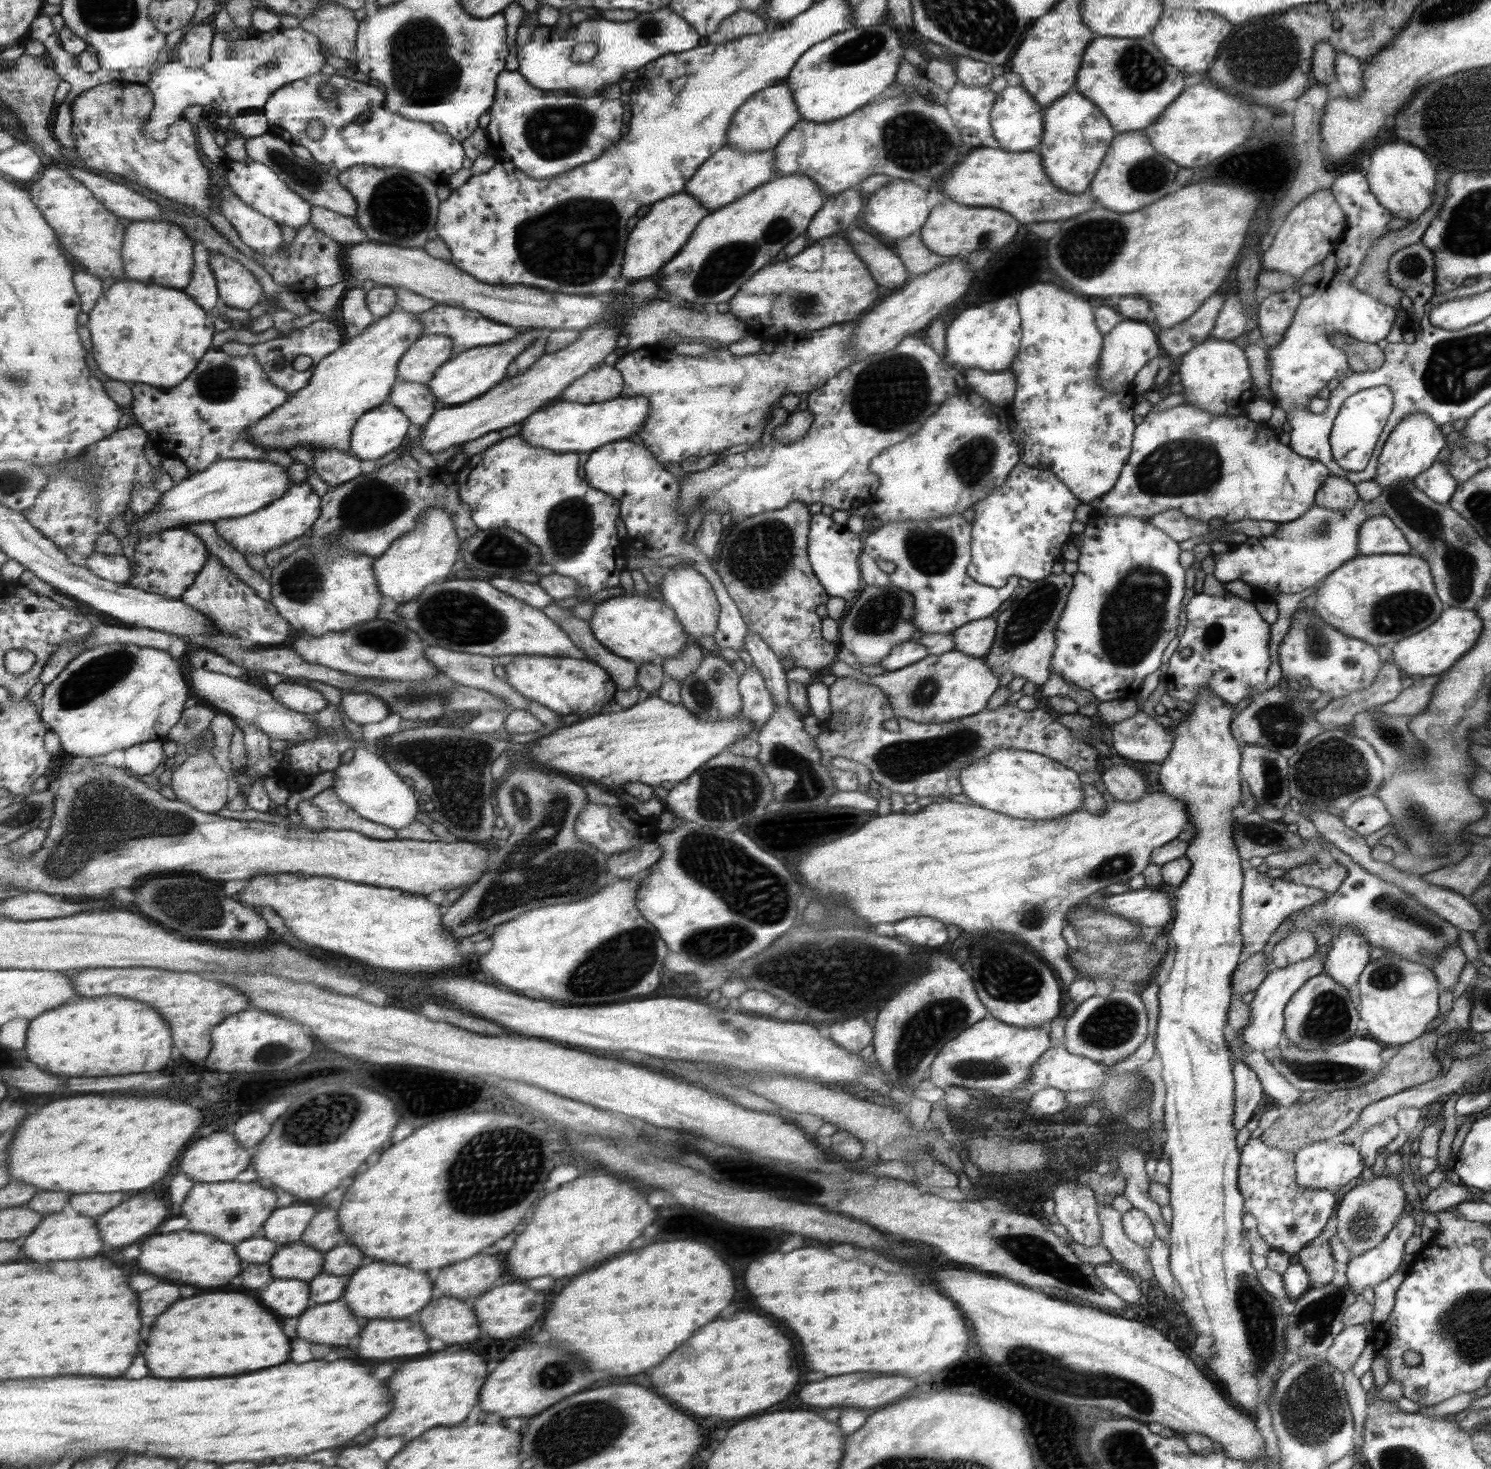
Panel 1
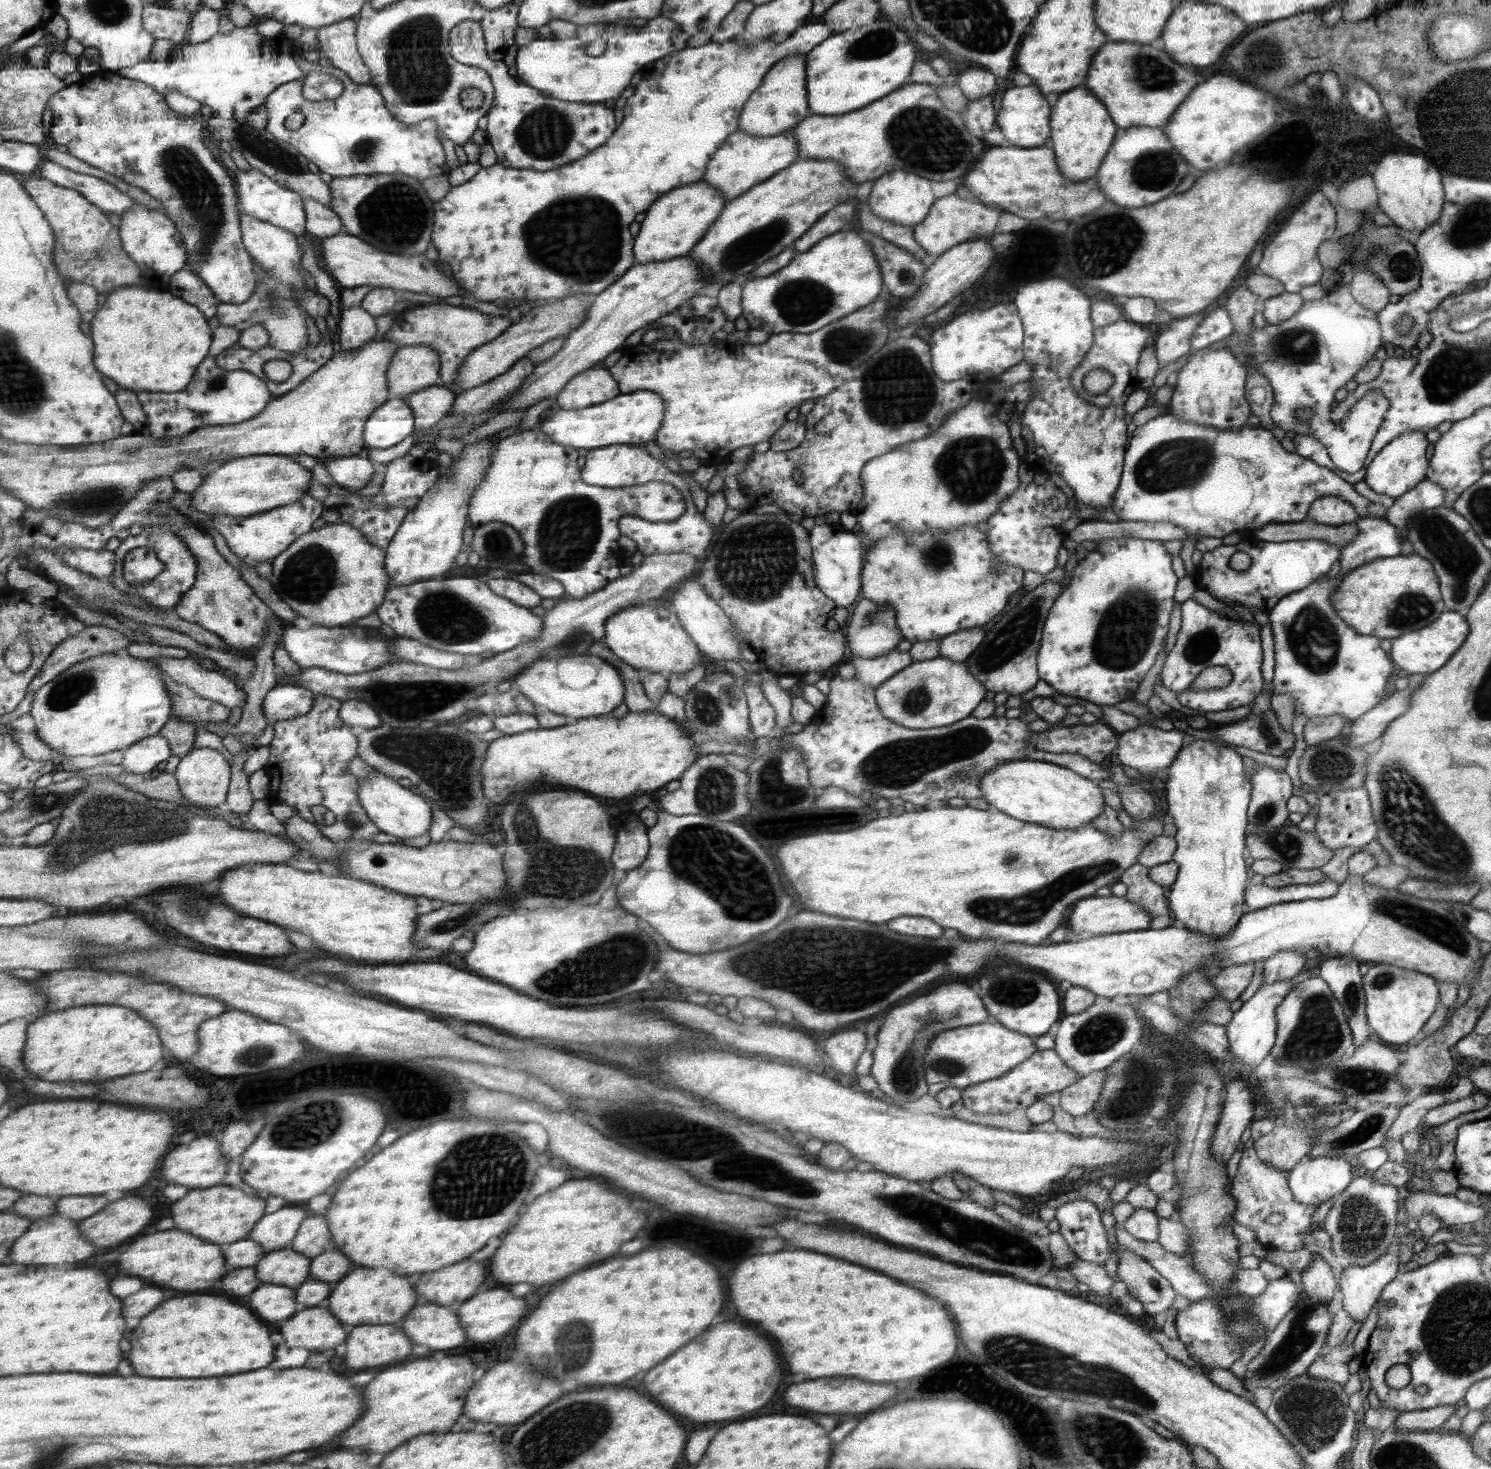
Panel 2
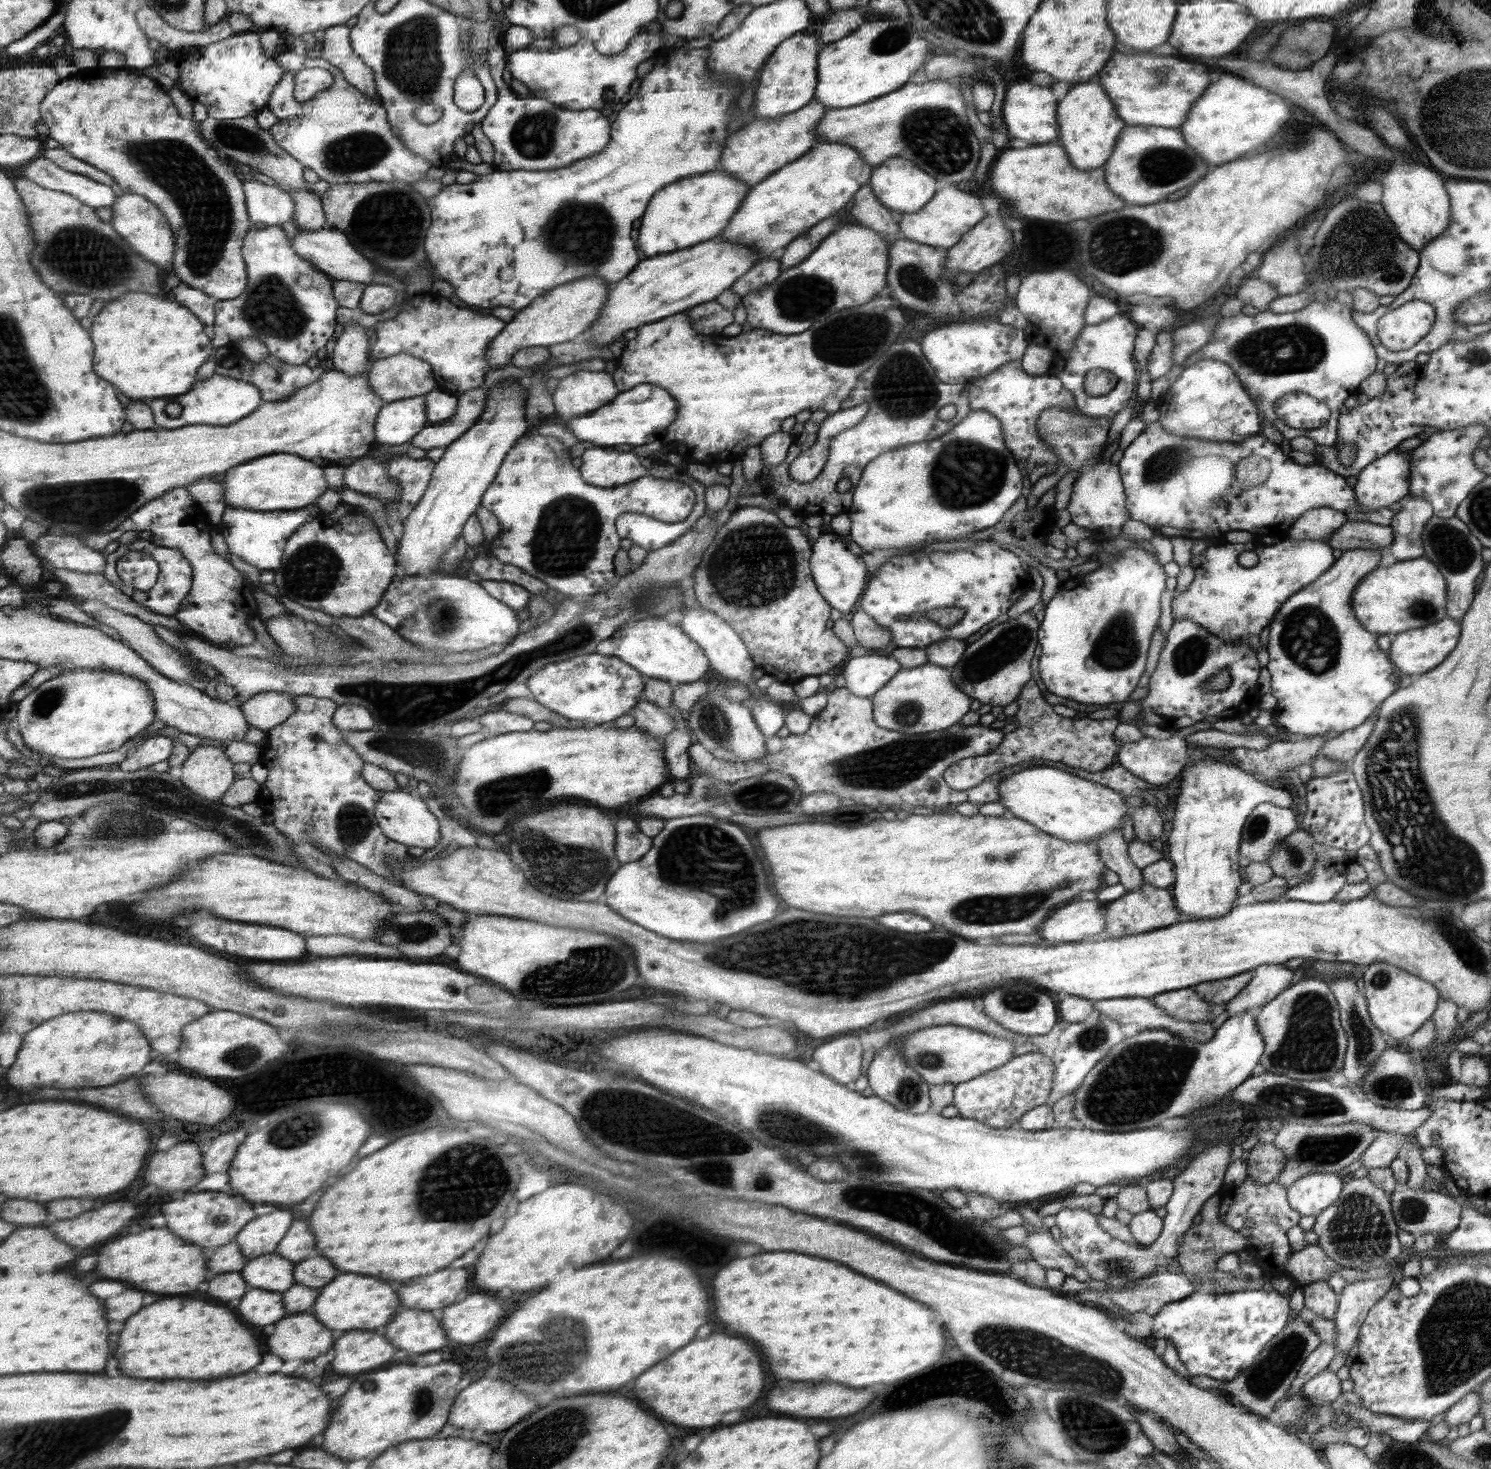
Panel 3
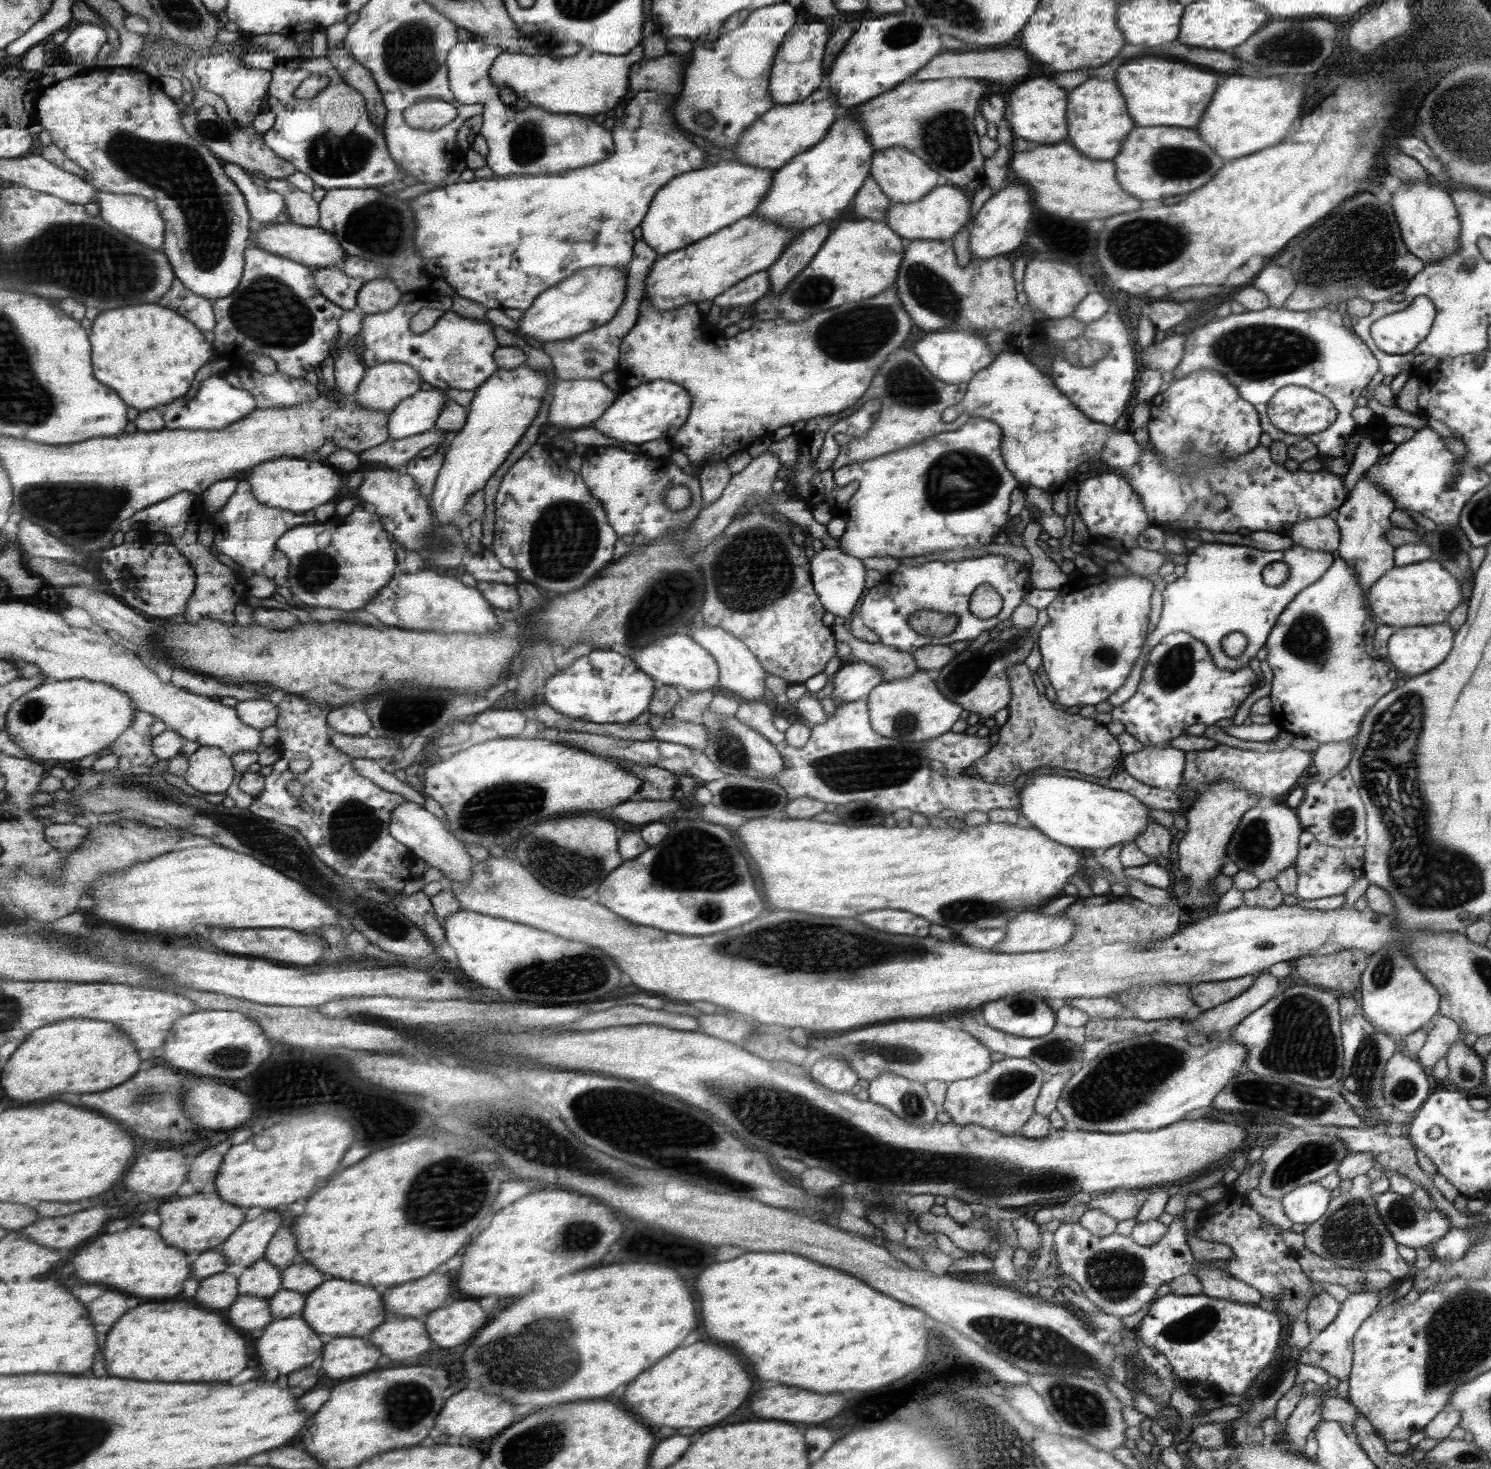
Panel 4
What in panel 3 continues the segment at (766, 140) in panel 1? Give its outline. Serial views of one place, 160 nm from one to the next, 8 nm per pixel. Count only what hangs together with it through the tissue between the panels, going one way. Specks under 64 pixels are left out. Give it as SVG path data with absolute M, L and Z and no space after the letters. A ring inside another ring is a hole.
M795 33L782 41L760 70L760 78L753 96L755 118L775 118L799 110L813 100L818 81L817 40L812 35Z

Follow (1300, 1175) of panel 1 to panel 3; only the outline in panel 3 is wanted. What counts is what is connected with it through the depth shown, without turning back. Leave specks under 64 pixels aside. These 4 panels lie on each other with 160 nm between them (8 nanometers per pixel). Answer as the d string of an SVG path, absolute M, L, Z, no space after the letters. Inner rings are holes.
M1312 1172L1285 1186L1285 1194L1293 1211L1315 1217L1338 1199L1342 1188L1337 1172Z

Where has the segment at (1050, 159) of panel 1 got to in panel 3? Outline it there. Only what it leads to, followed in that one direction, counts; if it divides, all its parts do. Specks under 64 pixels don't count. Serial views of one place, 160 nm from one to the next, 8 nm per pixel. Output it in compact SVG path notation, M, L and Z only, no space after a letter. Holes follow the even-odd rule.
M1095 82L1075 84L1061 100L1061 106L1057 106L1057 118L1061 118L1061 146L1069 150L1069 158L1073 158L1073 166L1077 166L1077 170L1103 166L1111 156L1116 146L1115 140L1125 125L1117 116L1113 102Z

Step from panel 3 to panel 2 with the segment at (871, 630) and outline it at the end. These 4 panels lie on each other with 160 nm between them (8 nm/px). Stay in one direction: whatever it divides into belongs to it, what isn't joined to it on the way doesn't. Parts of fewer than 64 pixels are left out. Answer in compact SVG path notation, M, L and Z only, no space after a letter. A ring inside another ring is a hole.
M862 598L850 609L844 628L850 656L866 659L880 657L901 642L895 614L888 606L877 606L876 602Z

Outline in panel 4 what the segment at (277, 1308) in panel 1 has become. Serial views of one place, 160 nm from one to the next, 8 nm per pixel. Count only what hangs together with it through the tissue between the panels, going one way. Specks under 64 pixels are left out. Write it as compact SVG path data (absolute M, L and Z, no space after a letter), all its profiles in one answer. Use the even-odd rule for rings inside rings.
M240 1295L229 1308L227 1318L233 1326L243 1330L265 1329L274 1320L269 1298L249 1295Z

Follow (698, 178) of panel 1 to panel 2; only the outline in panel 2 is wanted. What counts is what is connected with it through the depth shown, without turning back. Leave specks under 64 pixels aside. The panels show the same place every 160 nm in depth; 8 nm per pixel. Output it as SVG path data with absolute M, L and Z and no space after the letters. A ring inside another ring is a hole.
M741 129L728 134L725 144L717 151L709 163L708 173L703 181L724 192L726 200L738 197L760 182L767 181L780 170L787 169L798 159L798 144L793 129L781 134L762 137L750 135Z

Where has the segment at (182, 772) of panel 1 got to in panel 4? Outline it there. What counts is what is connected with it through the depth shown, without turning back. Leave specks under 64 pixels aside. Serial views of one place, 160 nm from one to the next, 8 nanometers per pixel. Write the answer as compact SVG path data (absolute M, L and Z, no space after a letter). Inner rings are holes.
M200 746L189 763L184 780L201 793L225 794L237 776L232 758L219 747Z

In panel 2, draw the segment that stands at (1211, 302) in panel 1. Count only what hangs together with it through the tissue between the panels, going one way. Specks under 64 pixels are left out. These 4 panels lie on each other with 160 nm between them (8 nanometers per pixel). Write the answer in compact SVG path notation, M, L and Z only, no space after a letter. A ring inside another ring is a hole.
M1199 313L1199 316L1189 316L1187 320L1185 318L1175 320L1153 341L1160 368L1175 362L1180 356L1190 352L1189 337L1192 336L1193 330L1199 322L1205 318L1205 313Z

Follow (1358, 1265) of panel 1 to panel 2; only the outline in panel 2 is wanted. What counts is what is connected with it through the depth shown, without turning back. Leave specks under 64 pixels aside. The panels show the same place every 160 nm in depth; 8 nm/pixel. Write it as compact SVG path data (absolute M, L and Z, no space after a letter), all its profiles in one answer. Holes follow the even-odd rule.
M1387 1251L1385 1255L1367 1266L1347 1266L1337 1278L1341 1291L1342 1309L1357 1324L1368 1316L1381 1290L1400 1272L1398 1252Z

